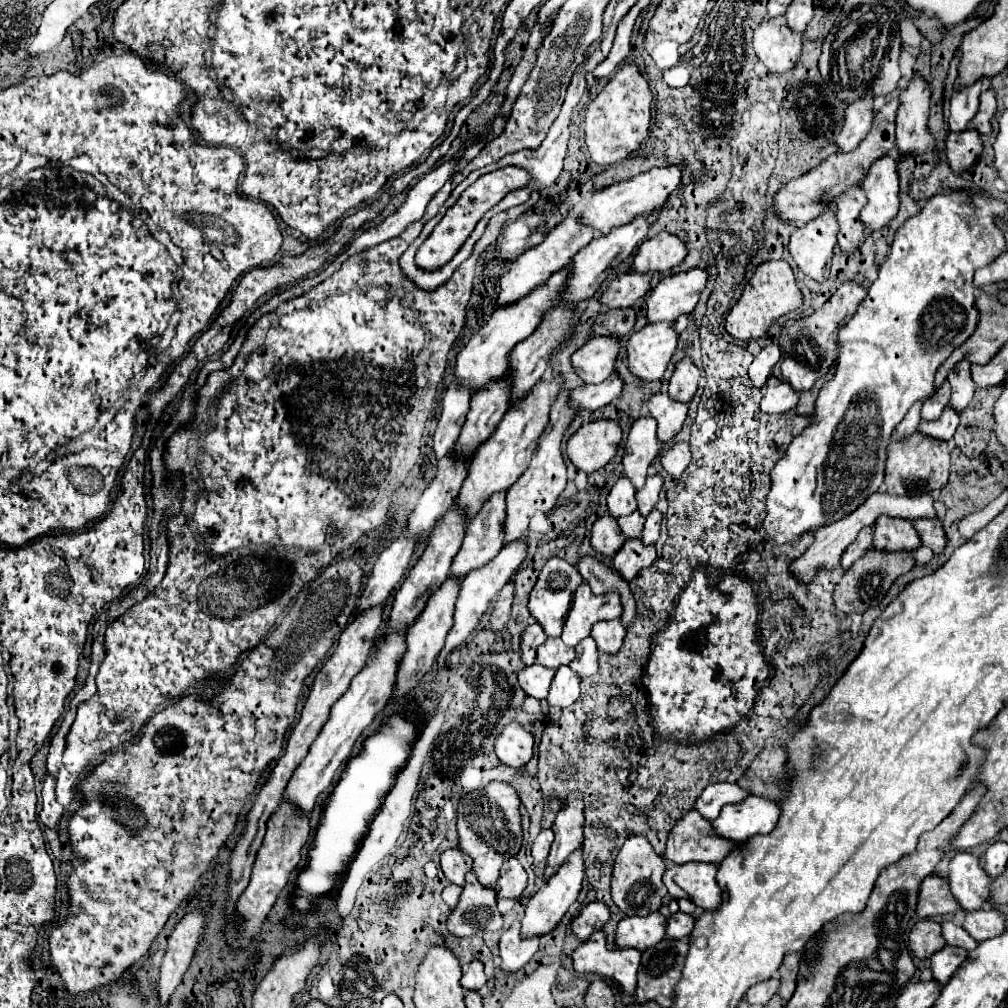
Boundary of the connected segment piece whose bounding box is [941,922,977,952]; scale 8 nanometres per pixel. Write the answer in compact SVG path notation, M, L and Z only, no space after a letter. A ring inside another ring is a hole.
M943 922L941 928L943 928L943 938L947 940L949 946L965 948L967 952L971 952L977 946L977 942L961 926L955 926L953 922Z

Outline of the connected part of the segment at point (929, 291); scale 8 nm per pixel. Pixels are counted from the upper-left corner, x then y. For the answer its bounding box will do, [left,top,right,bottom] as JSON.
[765,190,1007,546]

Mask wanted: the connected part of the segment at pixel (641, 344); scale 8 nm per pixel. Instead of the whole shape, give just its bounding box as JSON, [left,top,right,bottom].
[627,322,679,380]

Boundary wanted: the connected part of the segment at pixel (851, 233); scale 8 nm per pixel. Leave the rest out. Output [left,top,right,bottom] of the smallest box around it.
[835,186,867,256]

